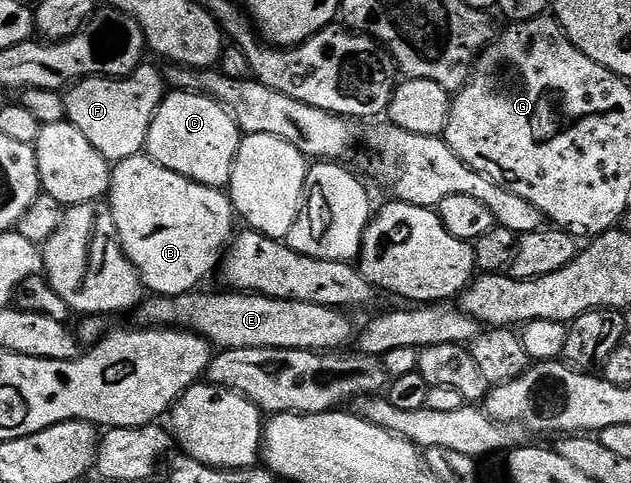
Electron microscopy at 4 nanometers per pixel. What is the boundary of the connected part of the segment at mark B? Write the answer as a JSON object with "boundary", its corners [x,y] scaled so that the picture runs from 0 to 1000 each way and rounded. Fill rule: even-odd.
{"boundary":[[[222,319],[211,327],[198,327],[187,333],[176,350],[176,393],[173,400],[173,420],[176,424],[176,441],[179,443],[179,460],[185,468],[185,484],[192,509],[198,518],[198,526],[204,534],[204,542],[211,542],[214,557],[220,561],[220,573],[227,578],[228,598],[235,607],[246,605],[247,615],[254,613],[290,613],[295,605],[311,602],[317,594],[315,586],[333,567],[334,561],[345,557],[350,547],[353,524],[360,518],[360,507],[366,503],[374,487],[376,449],[372,431],[366,424],[366,408],[352,389],[333,389],[323,381],[306,377],[300,369],[293,369],[287,360],[274,360],[274,352],[261,352],[261,344],[255,344],[247,331],[241,331],[231,319]]]}

